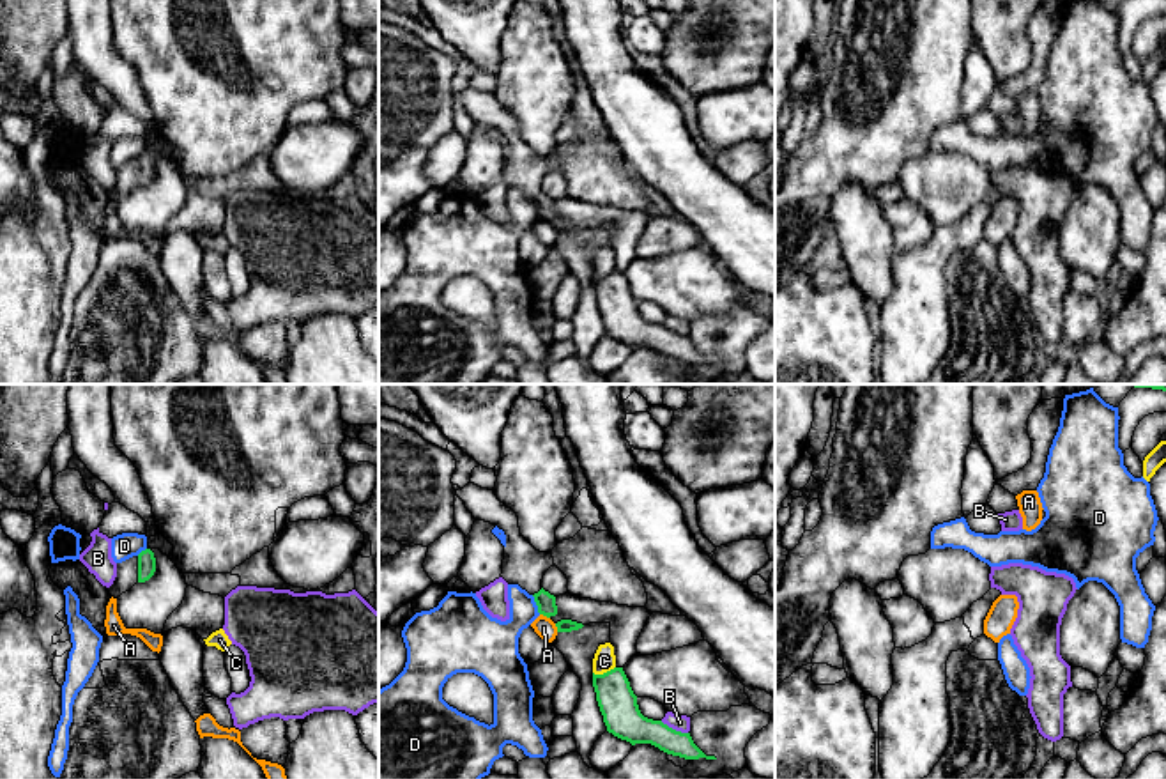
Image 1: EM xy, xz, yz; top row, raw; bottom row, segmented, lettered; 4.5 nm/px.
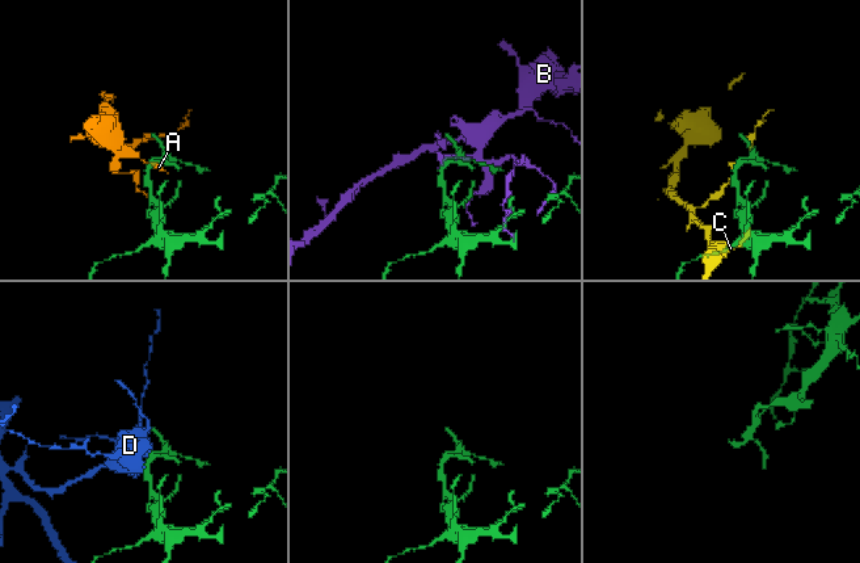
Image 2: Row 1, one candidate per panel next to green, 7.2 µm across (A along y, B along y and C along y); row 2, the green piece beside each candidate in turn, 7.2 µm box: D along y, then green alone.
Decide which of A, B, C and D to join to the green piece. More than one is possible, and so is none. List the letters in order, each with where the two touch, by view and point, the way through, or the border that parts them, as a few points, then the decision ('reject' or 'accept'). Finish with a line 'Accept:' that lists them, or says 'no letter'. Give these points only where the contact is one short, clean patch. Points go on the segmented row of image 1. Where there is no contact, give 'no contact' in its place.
A: xz (545, 615) | along xz (540, 613), (549, 618) | reject
B: xz (675, 730) | reject
C: xz (604, 673) | reject
D: xz (536, 604) | reject
Accept: no letter

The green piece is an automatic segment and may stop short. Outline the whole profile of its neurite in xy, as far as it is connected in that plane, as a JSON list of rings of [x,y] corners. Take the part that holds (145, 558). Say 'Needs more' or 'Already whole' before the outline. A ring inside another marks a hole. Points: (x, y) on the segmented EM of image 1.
Needs more. [[[145,549],[138,556],[117,563],[117,577],[108,588],[108,591],[113,598],[119,598],[122,593],[129,591],[136,582],[149,581],[154,575],[154,572],[154,552],[150,549]]]

